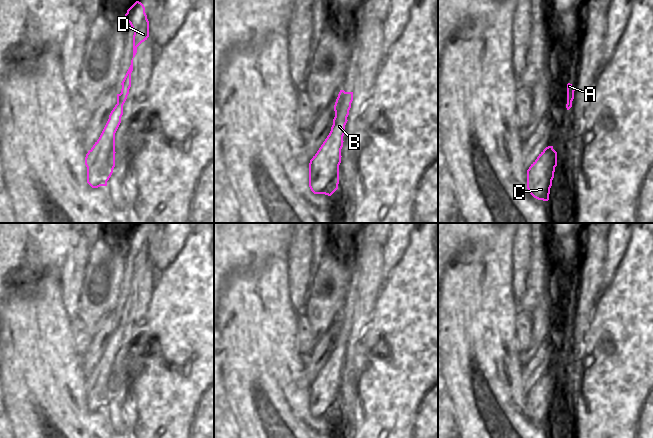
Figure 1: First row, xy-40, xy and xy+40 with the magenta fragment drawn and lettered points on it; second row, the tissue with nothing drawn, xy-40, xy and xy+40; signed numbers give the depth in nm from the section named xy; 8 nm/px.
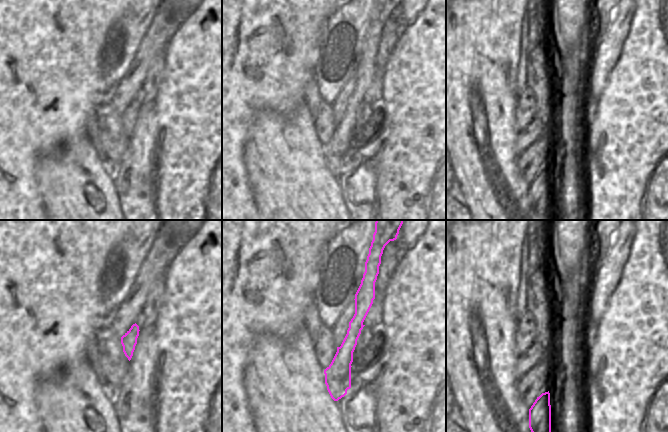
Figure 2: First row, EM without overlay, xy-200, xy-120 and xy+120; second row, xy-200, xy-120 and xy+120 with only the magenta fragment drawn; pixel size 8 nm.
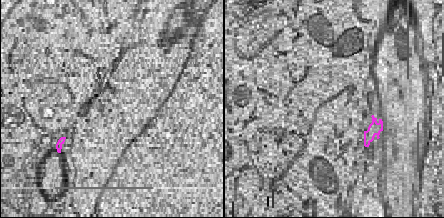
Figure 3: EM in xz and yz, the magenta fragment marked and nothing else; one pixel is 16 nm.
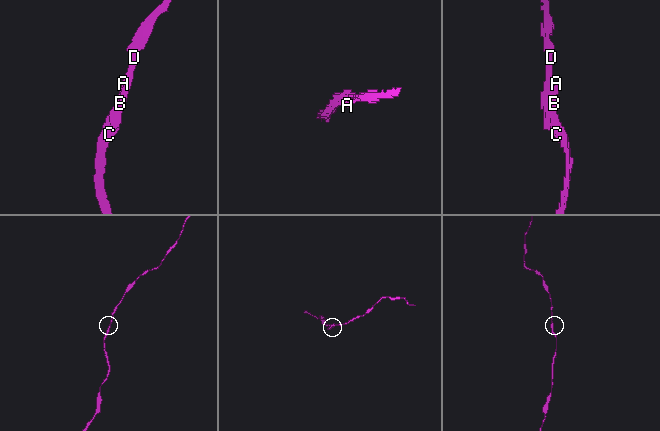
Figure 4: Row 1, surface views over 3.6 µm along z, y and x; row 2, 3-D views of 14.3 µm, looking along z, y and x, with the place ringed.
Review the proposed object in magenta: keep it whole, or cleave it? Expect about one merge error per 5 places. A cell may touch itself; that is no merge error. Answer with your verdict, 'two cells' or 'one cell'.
one cell

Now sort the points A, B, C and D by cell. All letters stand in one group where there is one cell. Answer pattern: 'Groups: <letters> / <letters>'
Groups: A B C D.

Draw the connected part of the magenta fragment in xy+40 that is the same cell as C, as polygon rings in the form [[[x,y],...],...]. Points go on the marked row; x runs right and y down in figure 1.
[[[553,146],[546,147],[527,170],[527,189],[538,200],[548,201],[555,167],[557,152]]]

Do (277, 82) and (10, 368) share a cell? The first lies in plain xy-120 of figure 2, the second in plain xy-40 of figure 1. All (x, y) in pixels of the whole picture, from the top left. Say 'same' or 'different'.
different

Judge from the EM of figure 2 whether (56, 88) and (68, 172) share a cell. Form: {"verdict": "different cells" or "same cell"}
{"verdict": "different cells"}

